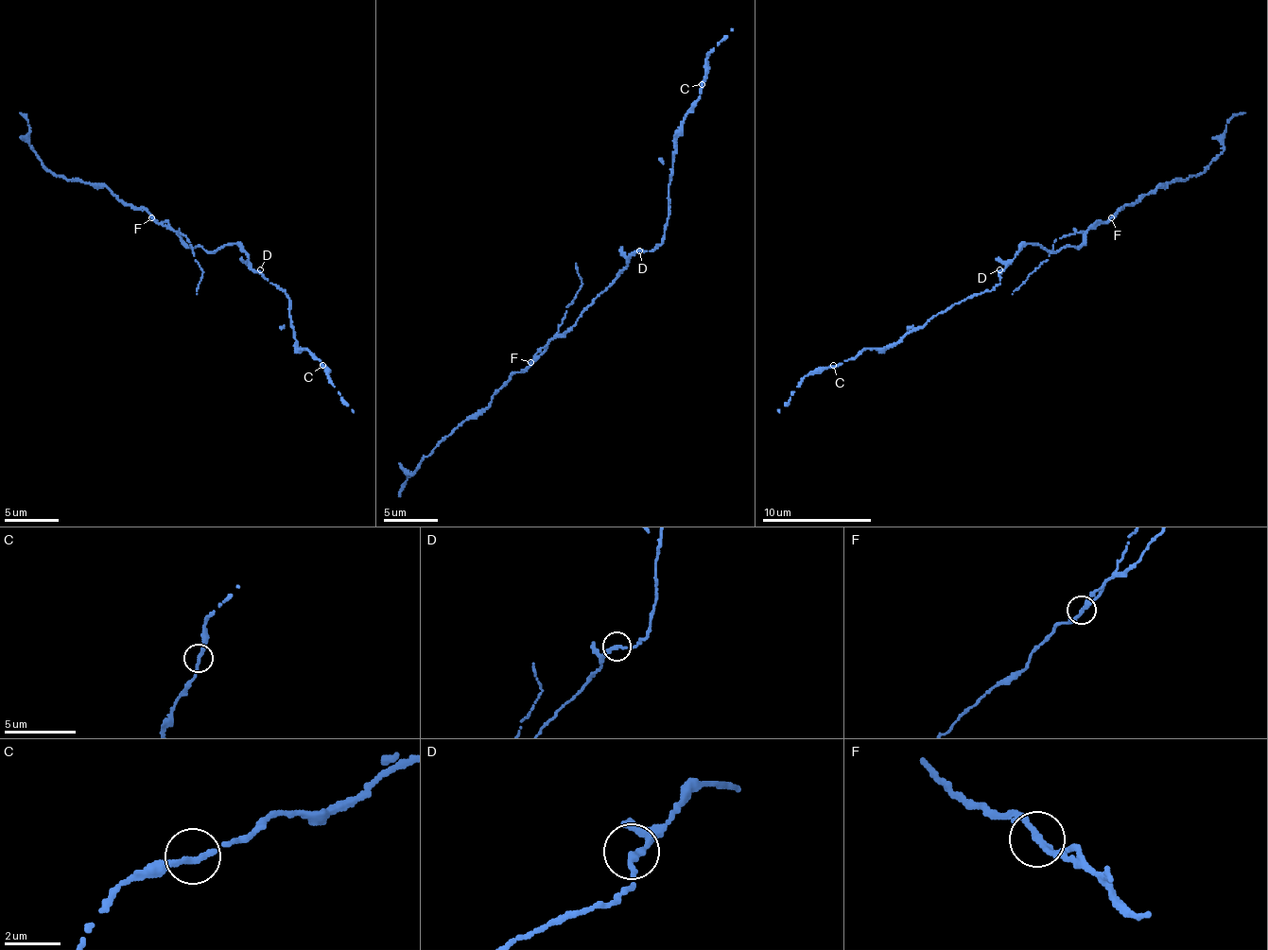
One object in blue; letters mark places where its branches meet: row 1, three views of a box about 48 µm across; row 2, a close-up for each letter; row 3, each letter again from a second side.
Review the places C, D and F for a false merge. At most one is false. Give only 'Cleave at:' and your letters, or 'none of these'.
Cleave at: none of these

